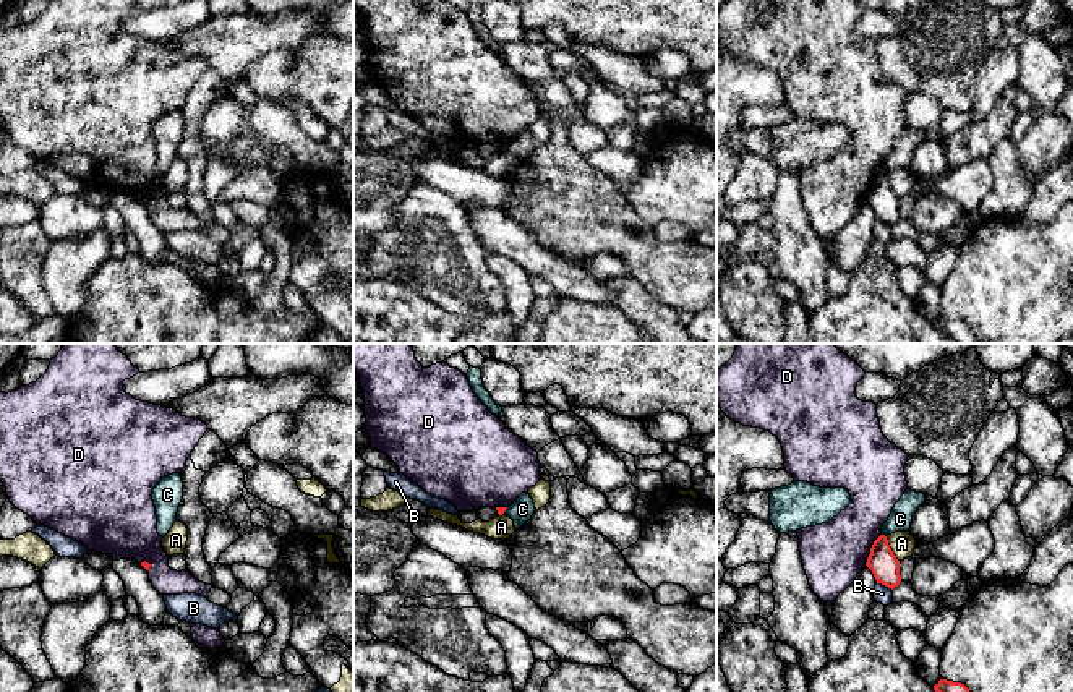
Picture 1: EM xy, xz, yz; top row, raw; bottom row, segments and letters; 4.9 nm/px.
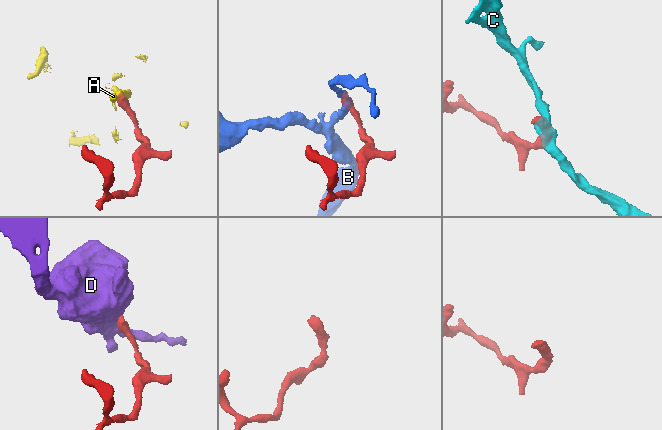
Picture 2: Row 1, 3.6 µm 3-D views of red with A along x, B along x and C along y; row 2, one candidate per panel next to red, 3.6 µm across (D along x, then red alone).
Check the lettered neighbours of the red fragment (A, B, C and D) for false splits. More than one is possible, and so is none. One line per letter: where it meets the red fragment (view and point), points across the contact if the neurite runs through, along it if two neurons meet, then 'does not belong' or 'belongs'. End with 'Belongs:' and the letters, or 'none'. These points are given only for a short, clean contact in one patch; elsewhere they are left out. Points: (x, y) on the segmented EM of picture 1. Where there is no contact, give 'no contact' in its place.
A: meets red in yz at (890, 550); border along yz (885, 537), (898, 561); does not belong
B: meets red in yz at (885, 585); border along yz (877, 582), (892, 590); does not belong
C: meets red in yz at (884, 535); border along yz (880, 533), (885, 537); does not belong
D: meets red in yz at (871, 550); border along yz (880, 535), (874, 542), (864, 564); does not belong
Belongs: none

